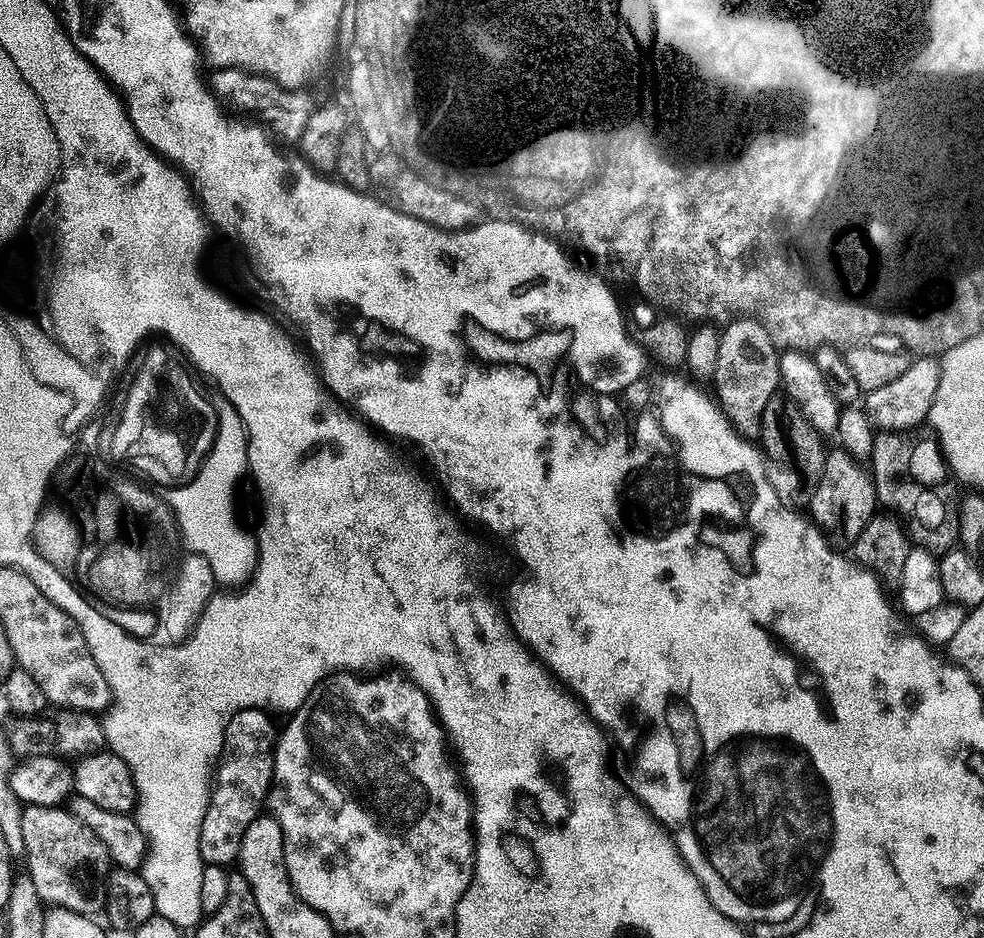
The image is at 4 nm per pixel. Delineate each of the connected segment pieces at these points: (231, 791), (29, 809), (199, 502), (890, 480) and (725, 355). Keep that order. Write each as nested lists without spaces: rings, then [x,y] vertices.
[[[243,708],[222,733],[222,747],[210,784],[206,814],[202,818],[200,853],[205,864],[232,866],[237,863],[242,836],[254,818],[265,811],[272,786],[278,724],[263,708]]]
[[[24,806],[22,810],[22,835],[25,842],[23,859],[28,862],[27,879],[34,882],[45,905],[63,908],[65,912],[77,912],[83,916],[95,917],[96,912],[103,913],[108,903],[106,881],[108,873],[113,871],[112,855],[106,850],[102,838],[90,830],[67,807]]]
[[[244,423],[232,424],[228,432],[216,427],[216,452],[212,452],[212,460],[204,465],[200,480],[191,483],[189,487],[168,489],[165,505],[176,514],[174,522],[184,527],[184,535],[191,549],[200,549],[213,563],[216,575],[226,586],[240,586],[248,581],[248,569],[252,566],[255,549],[253,535],[246,532],[236,516],[236,494],[228,492],[228,484],[239,487],[247,473],[248,439]]]
[[[877,431],[870,471],[872,481],[876,483],[877,501],[888,507],[885,509],[895,510],[903,517],[909,537],[919,547],[933,554],[943,554],[957,543],[954,508],[952,504],[948,505],[948,492],[944,489],[944,479],[949,479],[950,469],[944,462],[944,453],[940,451],[940,441],[931,431]]]
[[[732,318],[720,332],[718,362],[711,379],[716,380],[715,397],[727,413],[729,420],[742,436],[756,438],[760,435],[762,414],[766,402],[777,395],[780,383],[780,352],[775,340],[756,318]]]

